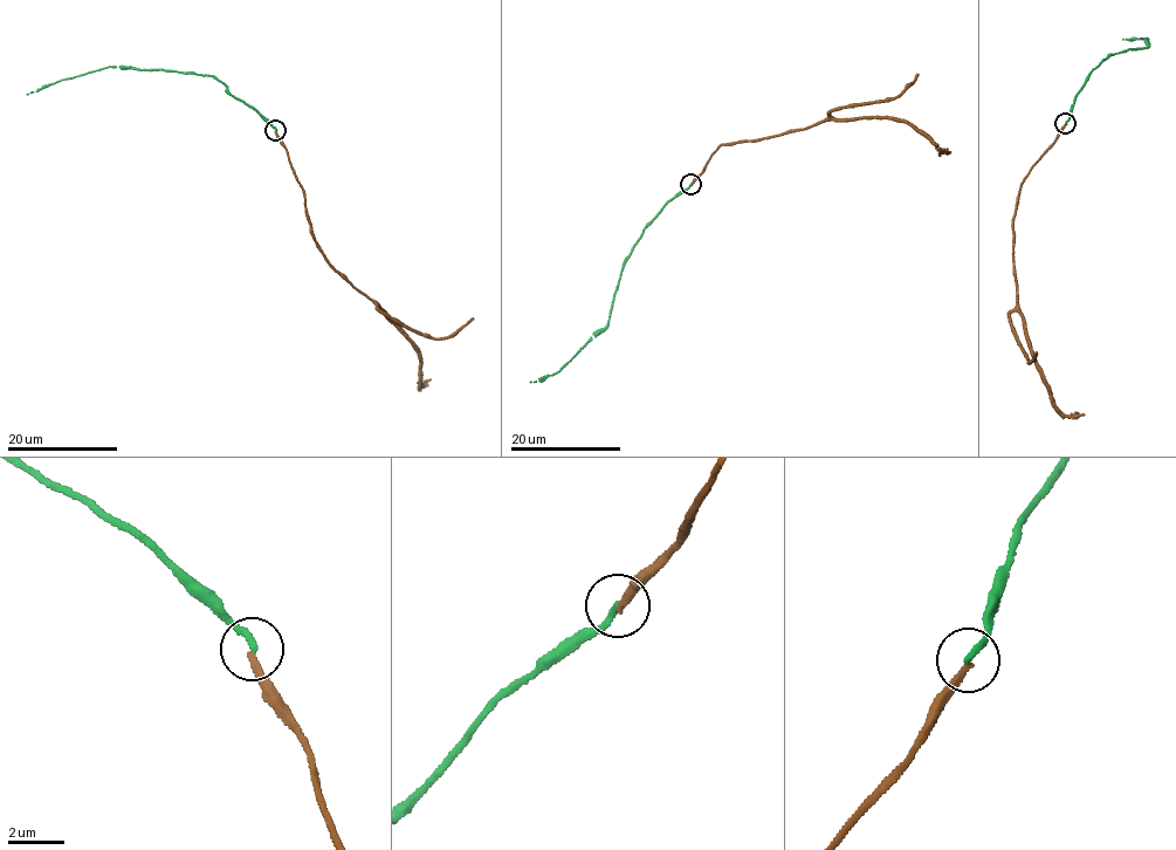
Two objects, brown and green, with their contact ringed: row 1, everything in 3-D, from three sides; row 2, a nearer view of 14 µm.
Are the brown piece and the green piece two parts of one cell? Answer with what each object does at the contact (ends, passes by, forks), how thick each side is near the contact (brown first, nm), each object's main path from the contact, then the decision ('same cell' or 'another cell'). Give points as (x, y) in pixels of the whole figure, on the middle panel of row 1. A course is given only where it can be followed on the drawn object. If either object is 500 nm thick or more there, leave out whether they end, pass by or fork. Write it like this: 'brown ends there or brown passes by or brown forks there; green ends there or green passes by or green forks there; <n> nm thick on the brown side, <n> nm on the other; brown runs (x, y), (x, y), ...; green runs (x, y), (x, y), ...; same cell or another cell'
brown ends there; green ends there; 240 nm thick on the brown side, 220 nm on the other; brown runs (690, 184), (721, 145), (767, 138), (826, 121), (864, 117), (901, 121), (950, 153); green runs (690, 184), (666, 203), (635, 242), (620, 275), (607, 322), (557, 372), (530, 382); another cell

